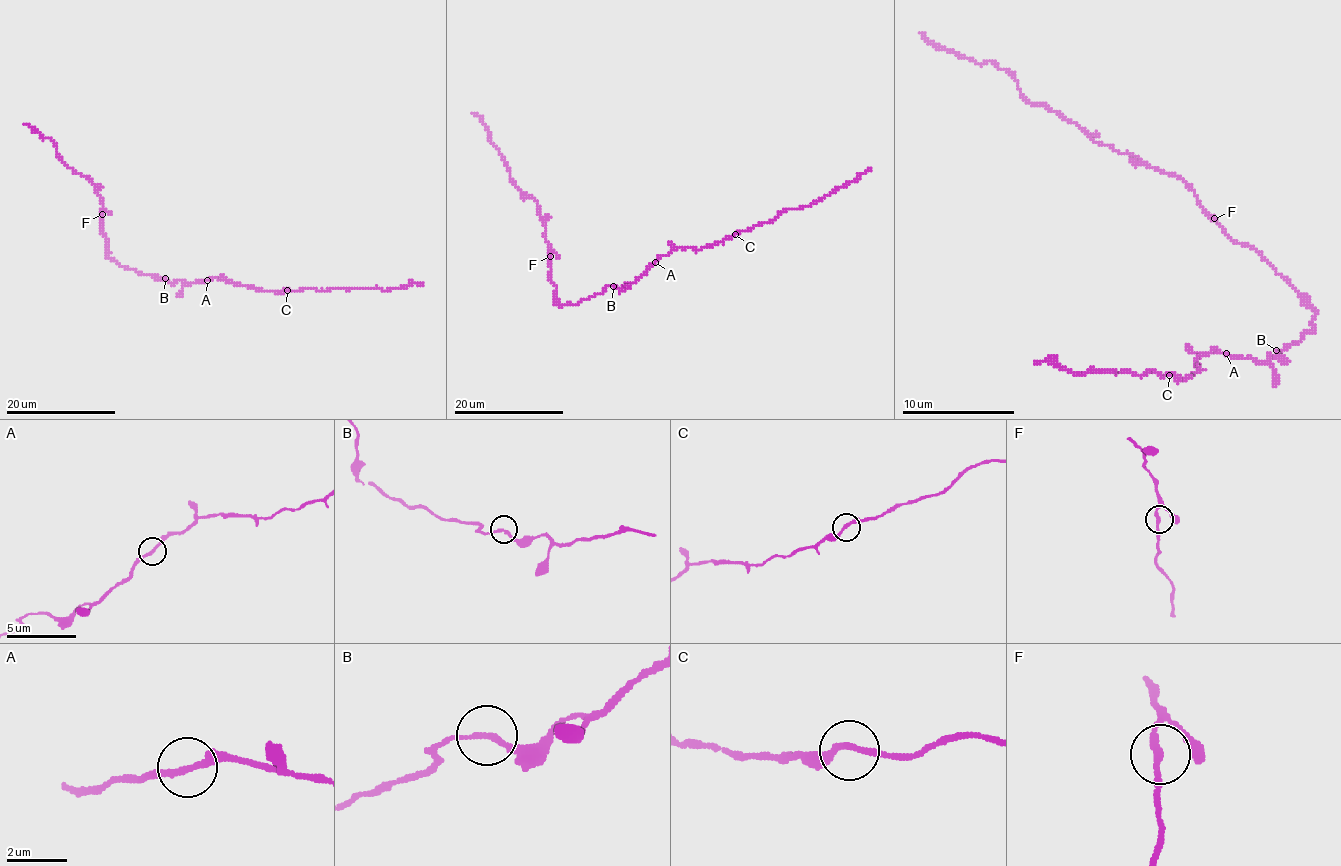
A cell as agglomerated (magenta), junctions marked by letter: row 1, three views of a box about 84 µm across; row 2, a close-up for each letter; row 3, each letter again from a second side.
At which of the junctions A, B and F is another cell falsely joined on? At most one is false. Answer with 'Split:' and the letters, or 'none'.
Split: none

